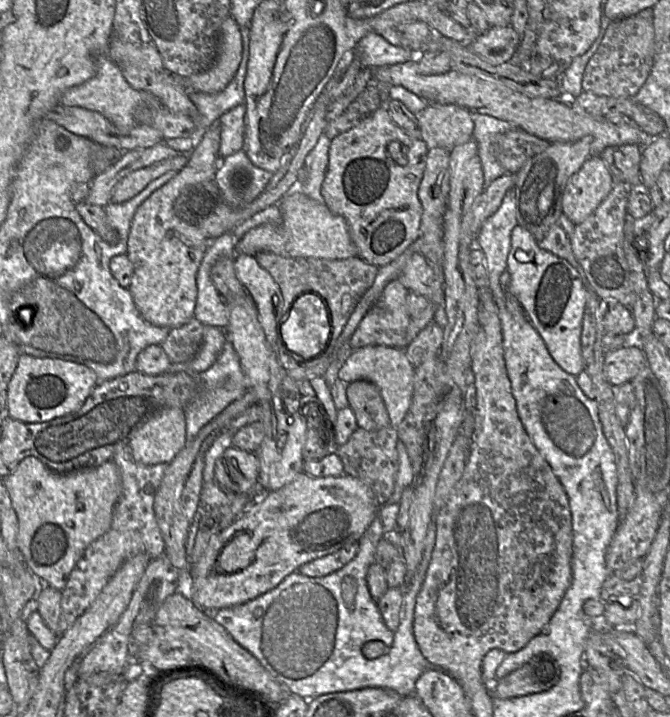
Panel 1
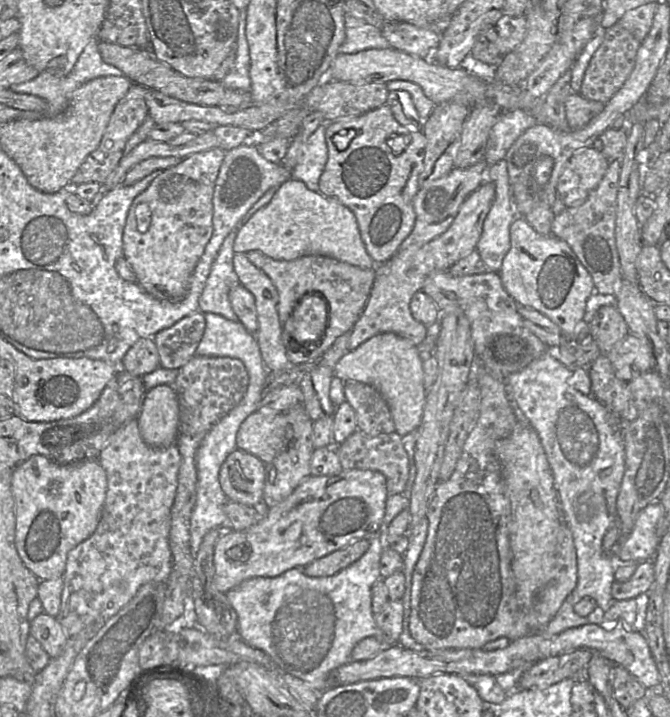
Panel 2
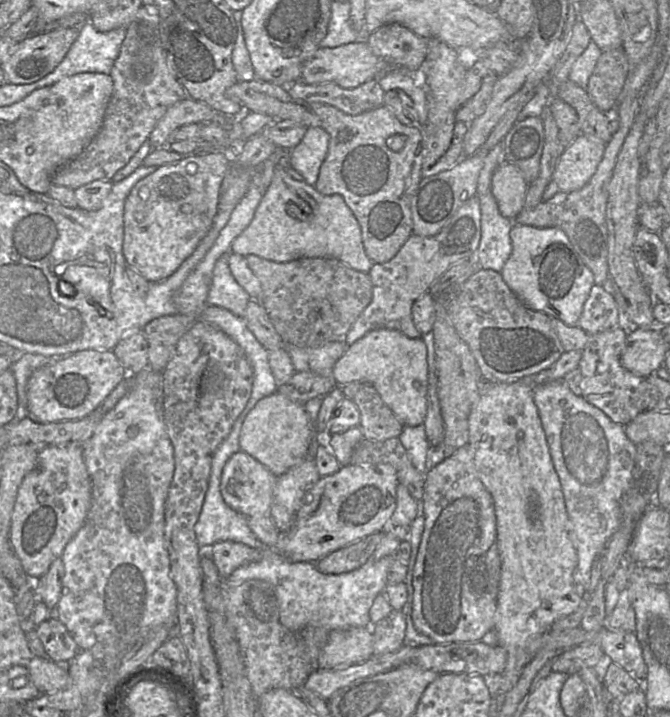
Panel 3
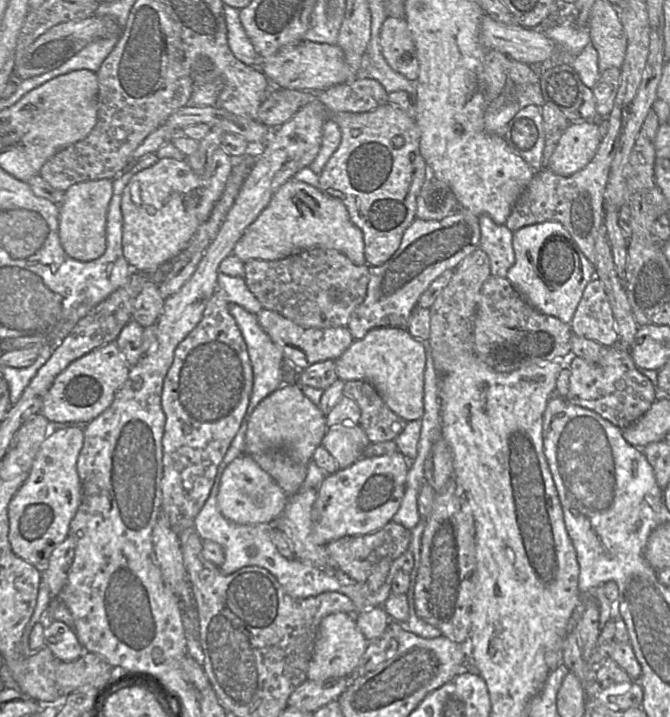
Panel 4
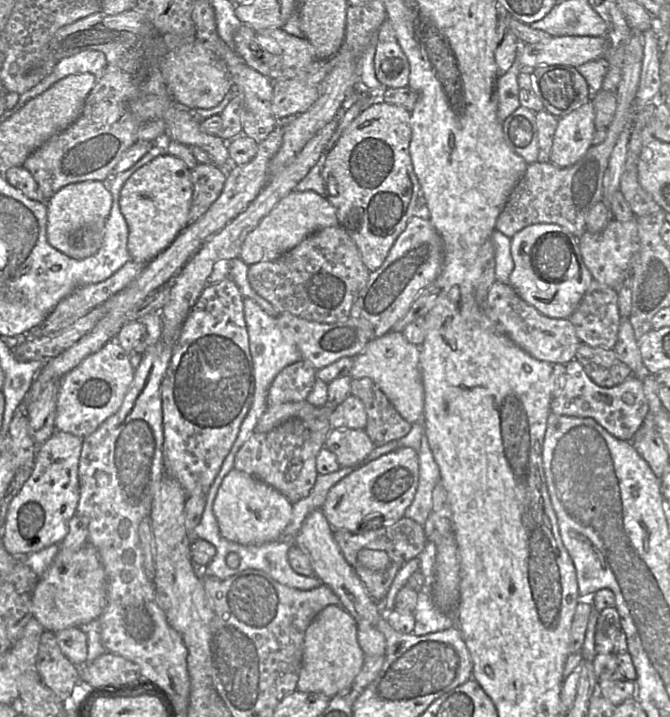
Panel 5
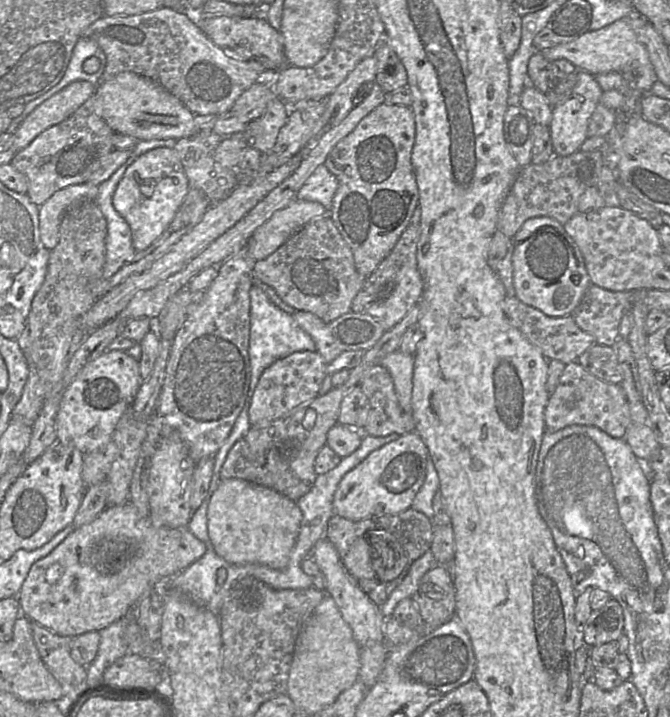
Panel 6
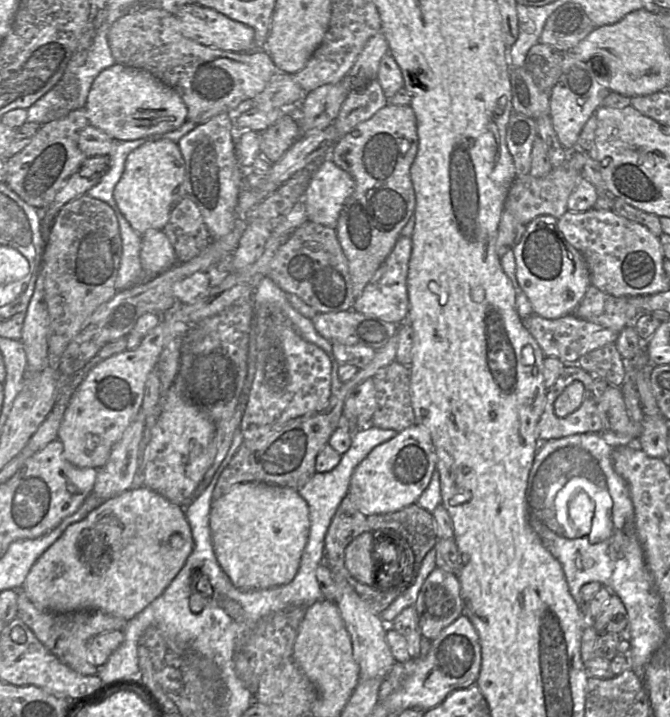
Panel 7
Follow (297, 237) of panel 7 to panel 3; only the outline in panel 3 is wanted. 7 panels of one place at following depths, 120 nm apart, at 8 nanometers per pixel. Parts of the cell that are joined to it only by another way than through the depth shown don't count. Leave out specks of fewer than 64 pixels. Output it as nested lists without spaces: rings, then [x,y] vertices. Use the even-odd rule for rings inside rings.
[[[256,255],[245,256],[262,287],[260,303],[285,344],[318,347],[343,340],[372,299],[368,273],[354,270],[332,258],[299,258],[277,263]]]

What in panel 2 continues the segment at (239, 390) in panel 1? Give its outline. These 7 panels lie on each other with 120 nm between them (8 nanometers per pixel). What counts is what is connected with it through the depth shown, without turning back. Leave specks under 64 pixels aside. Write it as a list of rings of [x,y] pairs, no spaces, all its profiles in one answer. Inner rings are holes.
[[[205,313],[205,329],[197,346],[195,354],[198,356],[231,357],[241,360],[248,372],[249,383],[246,393],[240,403],[234,408],[234,415],[250,415],[258,410],[259,404],[264,398],[263,388],[269,371],[264,365],[260,348],[255,334],[247,329],[238,320],[229,320],[215,313]]]

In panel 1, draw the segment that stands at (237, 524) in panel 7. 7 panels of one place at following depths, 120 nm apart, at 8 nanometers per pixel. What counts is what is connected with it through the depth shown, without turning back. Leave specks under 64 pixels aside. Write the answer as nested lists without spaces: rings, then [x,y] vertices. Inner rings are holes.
[[[231,446],[216,460],[215,480],[236,494],[259,492],[259,460],[256,453]]]

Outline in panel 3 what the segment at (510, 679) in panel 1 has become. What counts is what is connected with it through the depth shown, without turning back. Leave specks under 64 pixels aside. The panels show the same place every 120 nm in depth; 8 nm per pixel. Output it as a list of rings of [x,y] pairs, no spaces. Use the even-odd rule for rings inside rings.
[[[595,644],[573,647],[561,652],[553,661],[552,672],[577,674],[583,668],[594,668],[603,657],[603,650]]]

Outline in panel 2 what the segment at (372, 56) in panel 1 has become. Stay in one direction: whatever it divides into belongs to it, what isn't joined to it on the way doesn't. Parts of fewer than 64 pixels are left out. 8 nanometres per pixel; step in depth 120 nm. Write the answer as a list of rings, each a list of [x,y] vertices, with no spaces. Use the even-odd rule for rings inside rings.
[[[345,14],[346,38],[339,53],[354,54],[367,49],[388,49],[389,42],[382,36],[381,29],[365,21]]]

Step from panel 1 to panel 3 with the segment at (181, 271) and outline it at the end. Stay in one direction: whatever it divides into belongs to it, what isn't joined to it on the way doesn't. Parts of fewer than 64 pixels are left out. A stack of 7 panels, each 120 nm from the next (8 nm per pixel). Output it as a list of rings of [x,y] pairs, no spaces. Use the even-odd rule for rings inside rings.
[[[210,150],[159,166],[139,180],[124,203],[123,255],[127,266],[151,283],[171,276],[210,230],[221,183],[231,163],[222,150]]]

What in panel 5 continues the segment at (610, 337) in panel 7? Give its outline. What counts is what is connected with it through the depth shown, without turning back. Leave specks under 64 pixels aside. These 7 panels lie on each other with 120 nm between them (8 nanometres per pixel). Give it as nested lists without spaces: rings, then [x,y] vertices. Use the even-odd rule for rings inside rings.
[[[495,280],[489,288],[484,313],[497,329],[535,359],[564,365],[575,359],[581,341],[576,336],[570,320],[548,318],[542,315],[533,306],[523,301],[509,283]]]

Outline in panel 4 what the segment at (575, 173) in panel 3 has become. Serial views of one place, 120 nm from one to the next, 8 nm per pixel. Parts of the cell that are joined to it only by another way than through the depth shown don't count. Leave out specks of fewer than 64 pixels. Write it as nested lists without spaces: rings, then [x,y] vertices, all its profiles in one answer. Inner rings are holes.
[[[597,122],[570,123],[550,158],[548,168],[565,177],[577,173],[592,160],[601,140]]]

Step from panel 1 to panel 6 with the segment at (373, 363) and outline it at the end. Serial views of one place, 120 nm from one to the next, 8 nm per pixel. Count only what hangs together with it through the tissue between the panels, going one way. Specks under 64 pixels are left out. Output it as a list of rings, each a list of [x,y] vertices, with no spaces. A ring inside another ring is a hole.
[[[398,349],[383,358],[379,365],[385,367],[390,373],[401,408],[411,413],[414,355]]]

